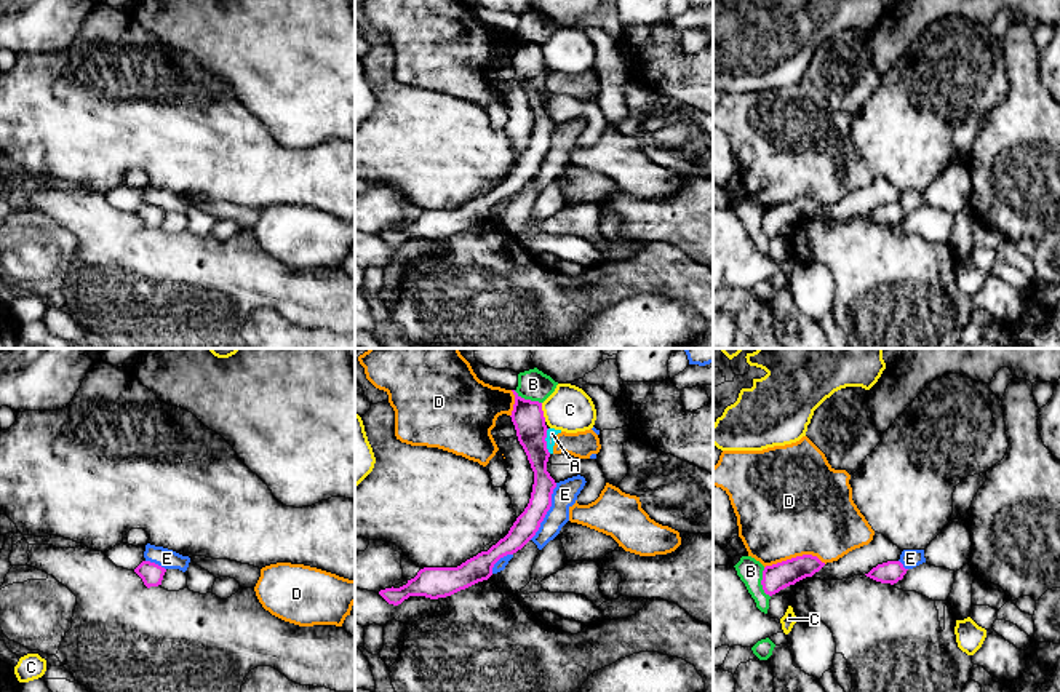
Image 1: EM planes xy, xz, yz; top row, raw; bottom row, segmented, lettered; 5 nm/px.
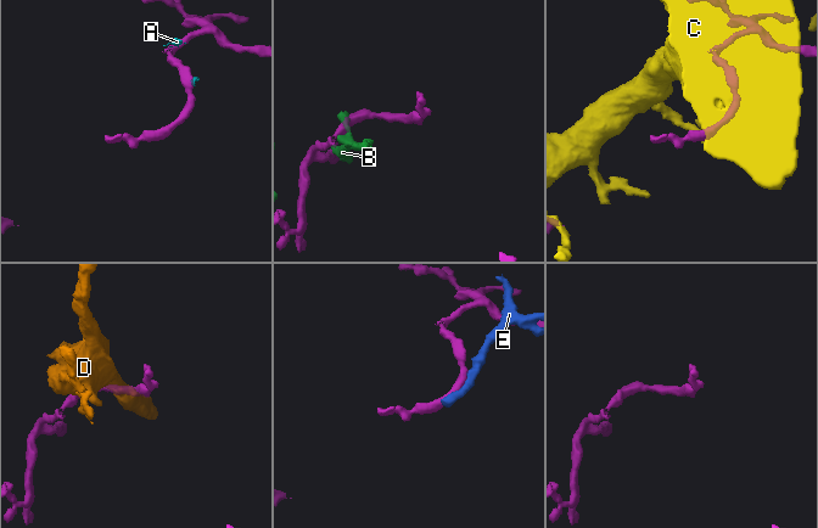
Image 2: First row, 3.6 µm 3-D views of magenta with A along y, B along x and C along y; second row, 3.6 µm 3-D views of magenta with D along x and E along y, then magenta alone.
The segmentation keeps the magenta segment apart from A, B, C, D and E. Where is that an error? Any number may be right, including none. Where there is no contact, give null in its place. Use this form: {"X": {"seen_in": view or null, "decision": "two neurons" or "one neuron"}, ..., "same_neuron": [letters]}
{"A": {"seen_in": "xz", "decision": "two neurons"}, "B": {"seen_in": "yz", "decision": "two neurons"}, "C": {"seen_in": "xz", "decision": "two neurons"}, "D": {"seen_in": "yz", "decision": "two neurons"}, "E": {"seen_in": "xz", "decision": "one neuron"}, "same_neuron": ["E"]}

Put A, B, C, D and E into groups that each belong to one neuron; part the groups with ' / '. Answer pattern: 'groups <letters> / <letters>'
groups A D / B / C / E

